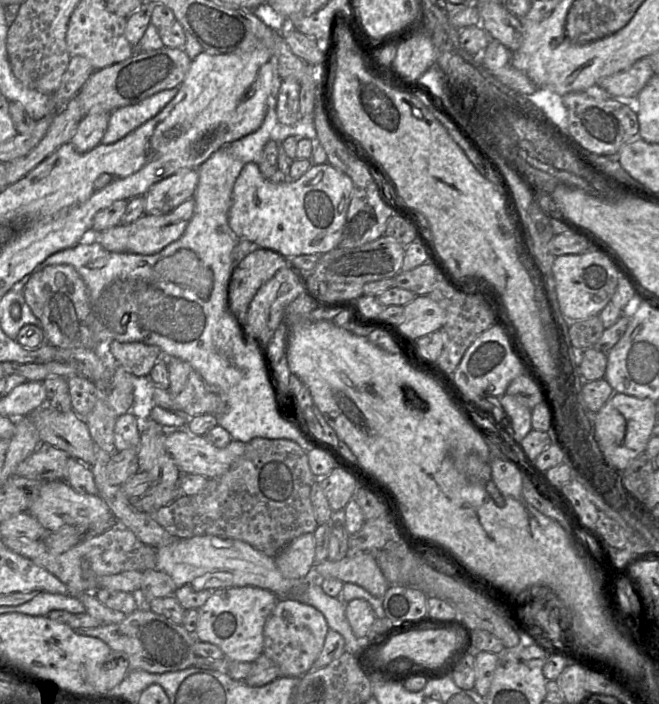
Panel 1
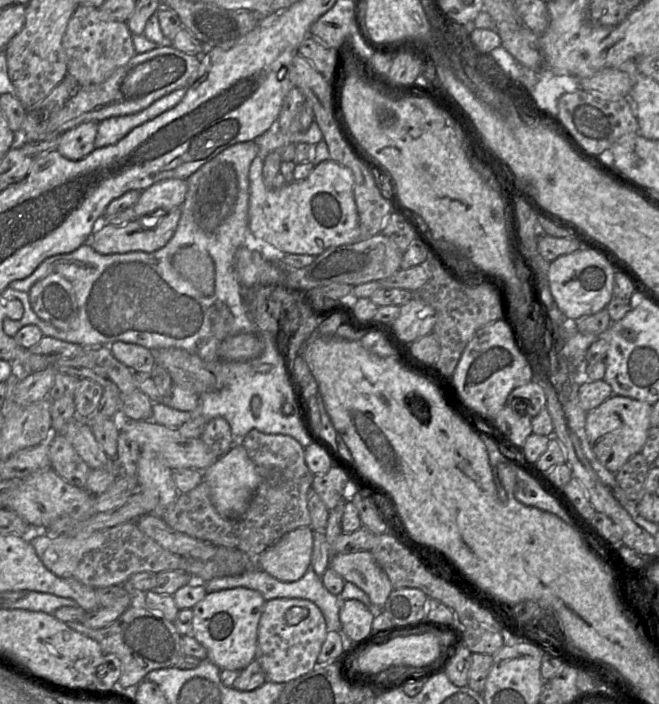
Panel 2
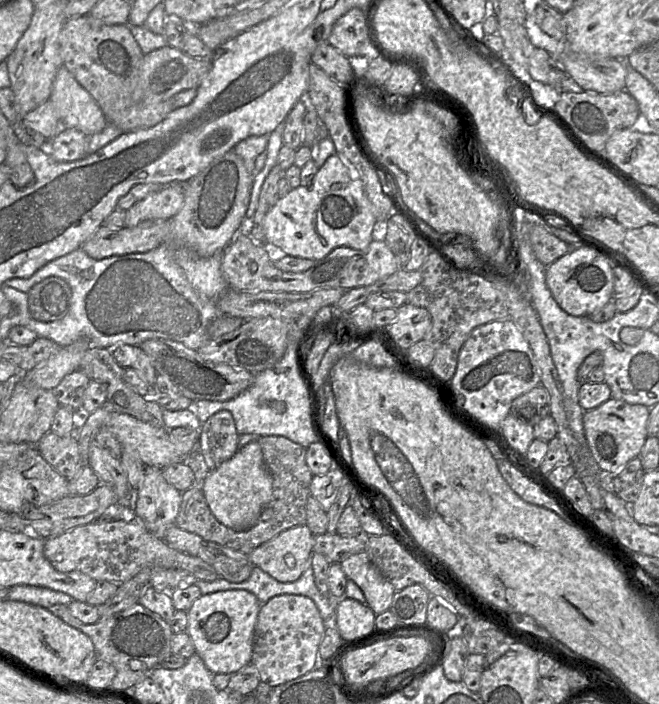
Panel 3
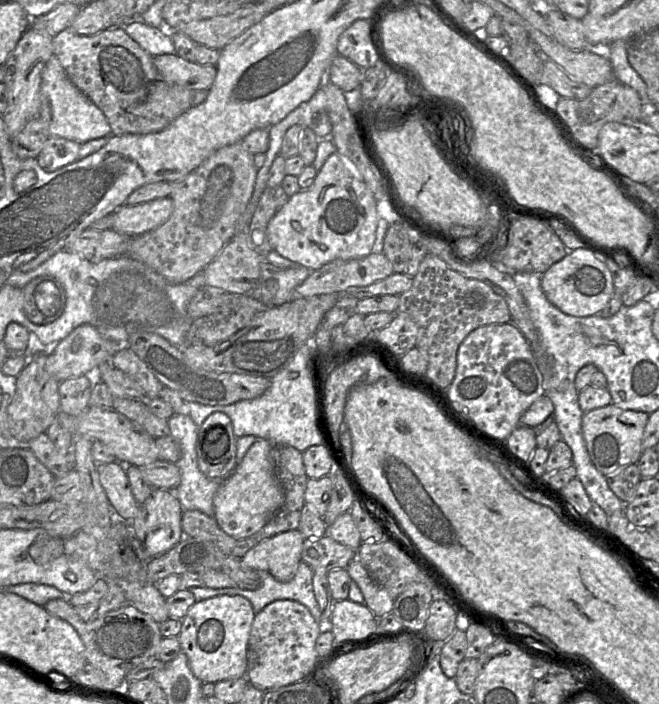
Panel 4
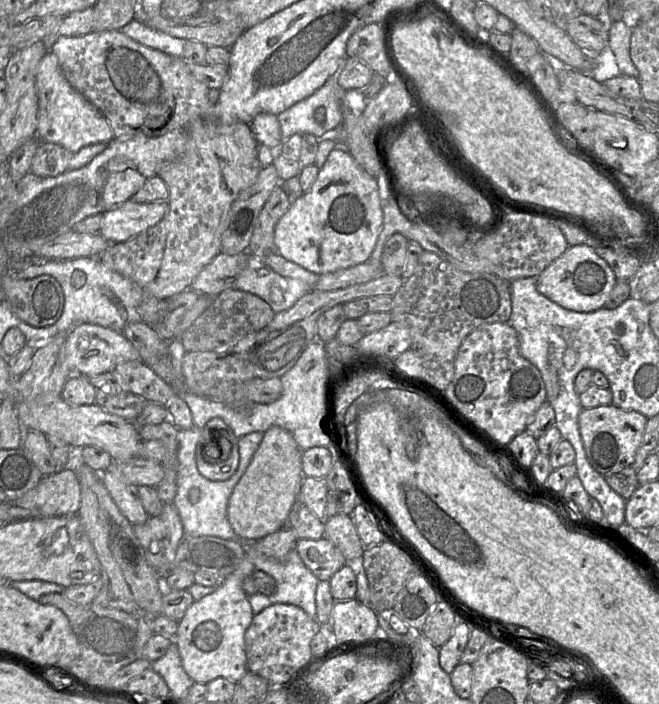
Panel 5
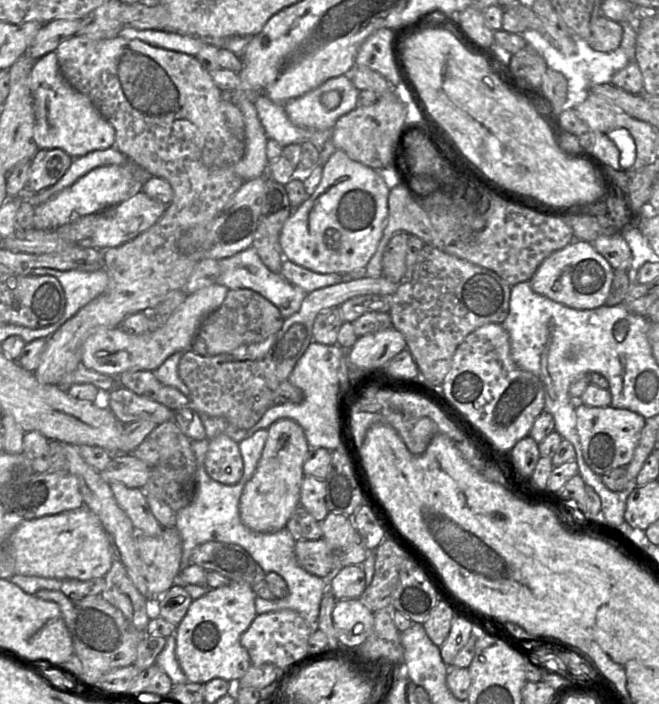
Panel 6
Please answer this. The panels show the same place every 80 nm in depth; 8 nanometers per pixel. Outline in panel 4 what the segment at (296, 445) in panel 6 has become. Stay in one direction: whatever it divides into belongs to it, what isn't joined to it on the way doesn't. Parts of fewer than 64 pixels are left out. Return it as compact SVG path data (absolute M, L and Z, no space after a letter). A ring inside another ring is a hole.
M258 438L214 496L214 517L220 528L233 538L243 539L258 532L282 505L283 492L275 474L273 446L270 441Z

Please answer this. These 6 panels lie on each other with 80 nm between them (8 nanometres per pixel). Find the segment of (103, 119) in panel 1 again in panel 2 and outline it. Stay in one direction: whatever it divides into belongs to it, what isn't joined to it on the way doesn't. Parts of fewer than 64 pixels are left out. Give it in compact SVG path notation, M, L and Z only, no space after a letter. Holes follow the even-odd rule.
M98 122L79 124L58 137L56 150L69 160L81 160L95 149L97 130Z

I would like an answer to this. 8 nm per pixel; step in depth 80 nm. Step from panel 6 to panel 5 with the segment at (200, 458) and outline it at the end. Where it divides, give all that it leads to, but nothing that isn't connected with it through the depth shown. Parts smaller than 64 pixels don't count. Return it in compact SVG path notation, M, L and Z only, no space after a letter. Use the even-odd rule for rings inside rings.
M195 425L190 429L179 429L177 494L173 505L179 513L186 537L213 536L225 540L240 541L245 548L248 544L253 544L256 541L241 540L234 532L227 516L228 502L235 486L248 468L265 432L252 432L239 438L239 466L236 472L227 480L211 481L205 478L197 468L196 447L201 437L201 431ZM296 548L292 549L284 561L276 561L263 555L254 555L255 567L271 576L276 582L276 591L272 595L256 593L248 596L254 615L274 604L292 604L300 607L314 621L318 621L316 609L316 589L319 579L306 567Z

